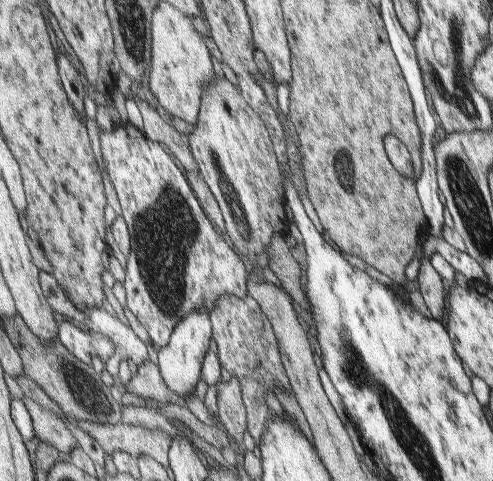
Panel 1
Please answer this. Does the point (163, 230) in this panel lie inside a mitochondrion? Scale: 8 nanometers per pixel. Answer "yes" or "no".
yes

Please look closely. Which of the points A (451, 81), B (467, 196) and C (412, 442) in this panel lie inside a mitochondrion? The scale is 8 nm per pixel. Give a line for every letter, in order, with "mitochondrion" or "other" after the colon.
A: mitochondrion
B: mitochondrion
C: mitochondrion

